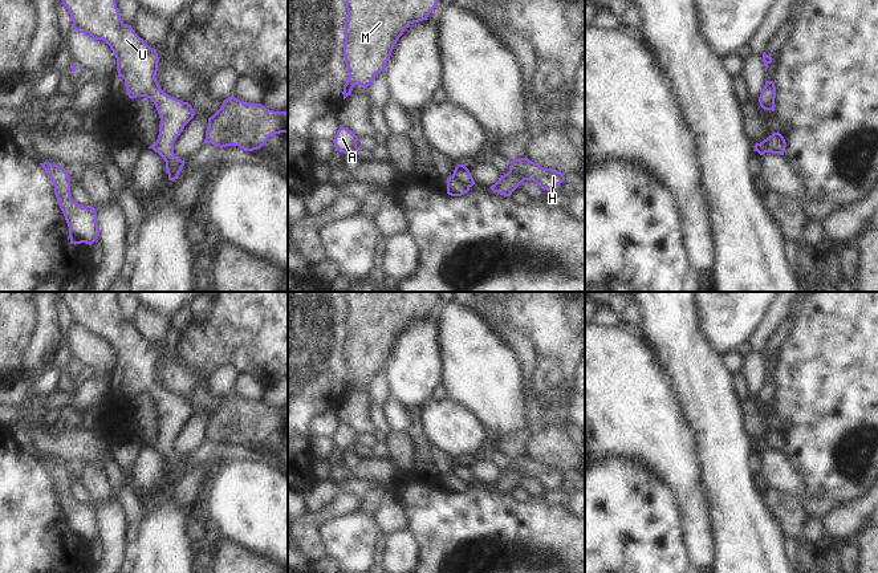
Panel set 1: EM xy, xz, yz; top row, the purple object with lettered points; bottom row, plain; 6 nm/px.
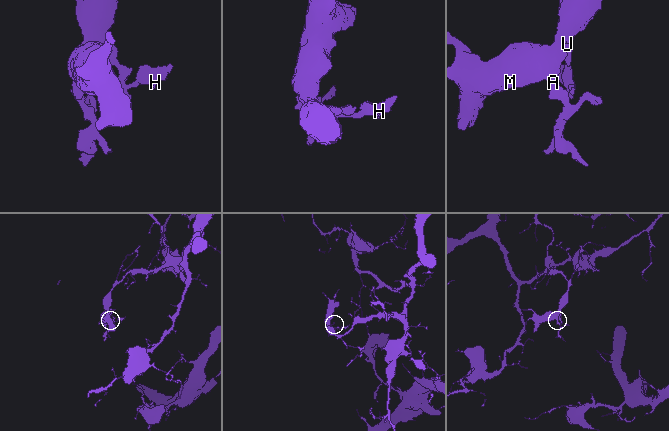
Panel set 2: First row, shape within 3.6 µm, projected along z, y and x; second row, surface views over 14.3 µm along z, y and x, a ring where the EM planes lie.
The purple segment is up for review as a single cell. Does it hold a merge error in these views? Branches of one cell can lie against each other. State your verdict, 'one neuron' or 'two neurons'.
two neurons

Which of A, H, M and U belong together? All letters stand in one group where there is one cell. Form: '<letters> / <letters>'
A M U / H

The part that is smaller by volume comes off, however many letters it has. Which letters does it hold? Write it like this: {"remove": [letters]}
{"remove": ["H"]}

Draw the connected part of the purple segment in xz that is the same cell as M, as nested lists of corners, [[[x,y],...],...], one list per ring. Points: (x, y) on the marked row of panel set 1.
[[[346,0],[344,57],[349,80],[344,99],[355,84],[367,88],[391,56],[405,29],[427,20],[439,0]]]

